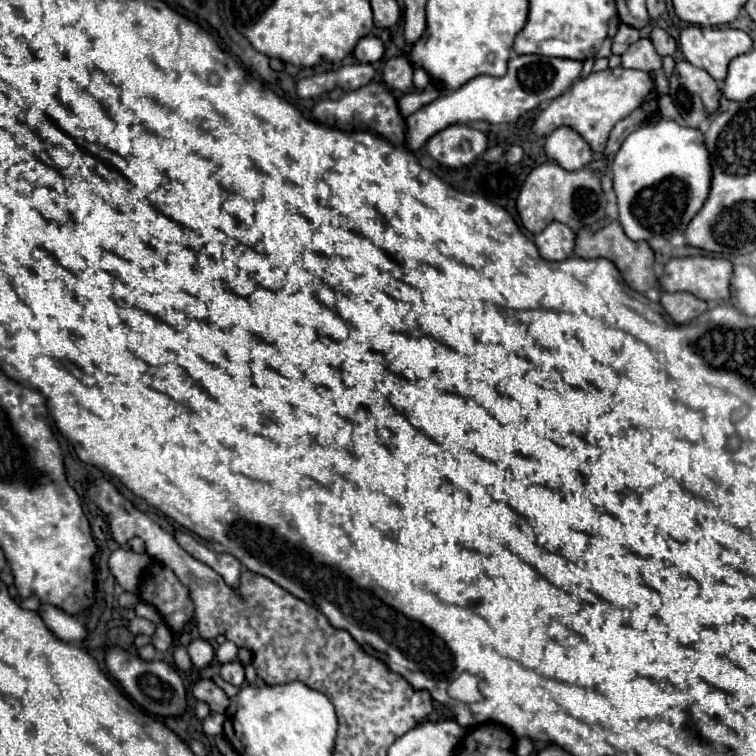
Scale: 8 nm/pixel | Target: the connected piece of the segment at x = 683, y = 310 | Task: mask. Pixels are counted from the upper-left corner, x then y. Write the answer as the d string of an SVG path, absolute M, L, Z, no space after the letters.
M664 291L660 297L660 305L676 323L690 321L708 309L708 303L694 297L692 293L666 293Z

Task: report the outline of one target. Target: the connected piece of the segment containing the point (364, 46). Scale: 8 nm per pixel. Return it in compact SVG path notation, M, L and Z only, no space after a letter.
M364 37L358 41L356 49L354 49L354 57L360 63L376 63L384 57L384 43L380 37Z

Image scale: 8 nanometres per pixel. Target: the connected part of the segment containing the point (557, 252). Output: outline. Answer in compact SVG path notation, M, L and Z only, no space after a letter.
M550 223L542 233L534 237L534 243L546 261L564 261L574 251L576 235L564 223Z

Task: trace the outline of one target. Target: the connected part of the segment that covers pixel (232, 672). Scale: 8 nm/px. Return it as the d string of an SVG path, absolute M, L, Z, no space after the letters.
M230 661L230 663L224 663L222 669L220 669L220 675L224 681L232 683L232 685L244 685L244 667L240 661Z

